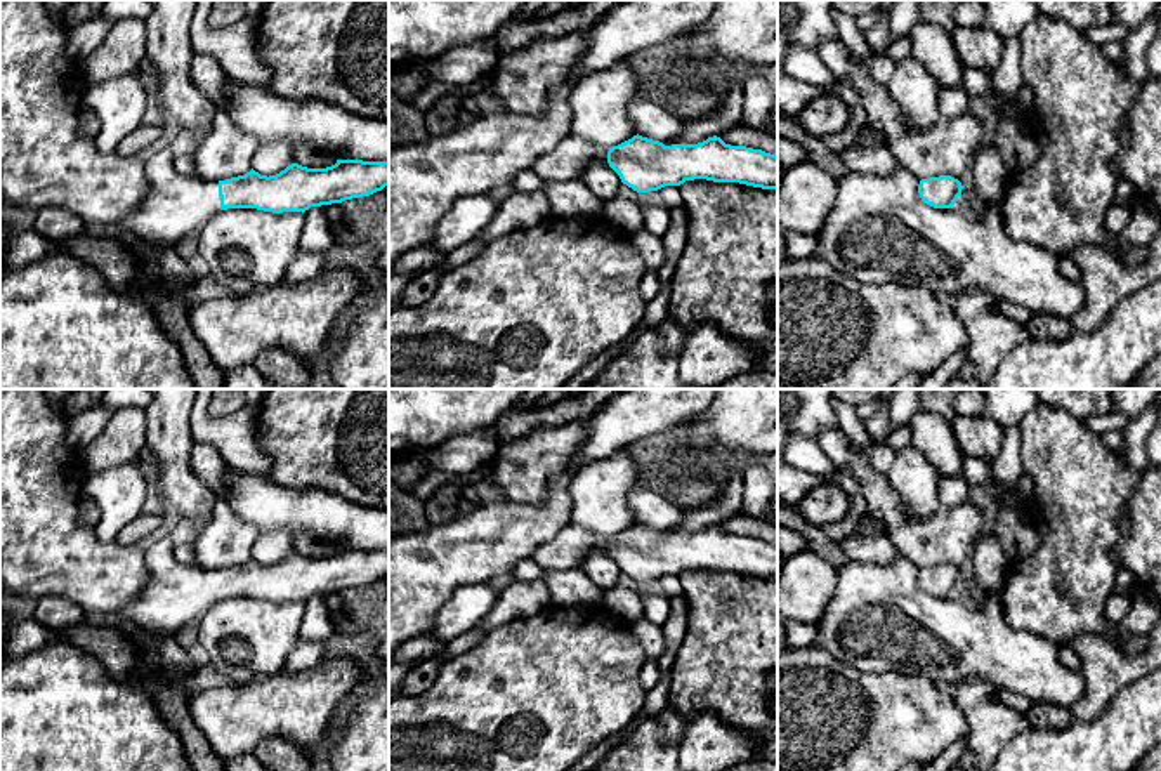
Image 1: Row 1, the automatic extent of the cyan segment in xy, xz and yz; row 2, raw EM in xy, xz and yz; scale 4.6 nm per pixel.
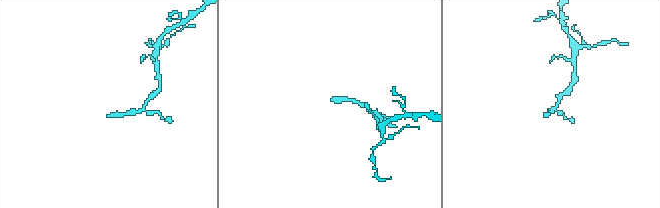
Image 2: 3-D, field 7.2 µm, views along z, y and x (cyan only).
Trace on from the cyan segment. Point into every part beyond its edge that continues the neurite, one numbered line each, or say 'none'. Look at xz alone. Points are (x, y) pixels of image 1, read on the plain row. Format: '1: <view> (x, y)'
1: xz (571, 546)

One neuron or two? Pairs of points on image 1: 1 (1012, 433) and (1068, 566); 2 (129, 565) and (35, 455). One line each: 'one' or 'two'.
1: two
2: one

